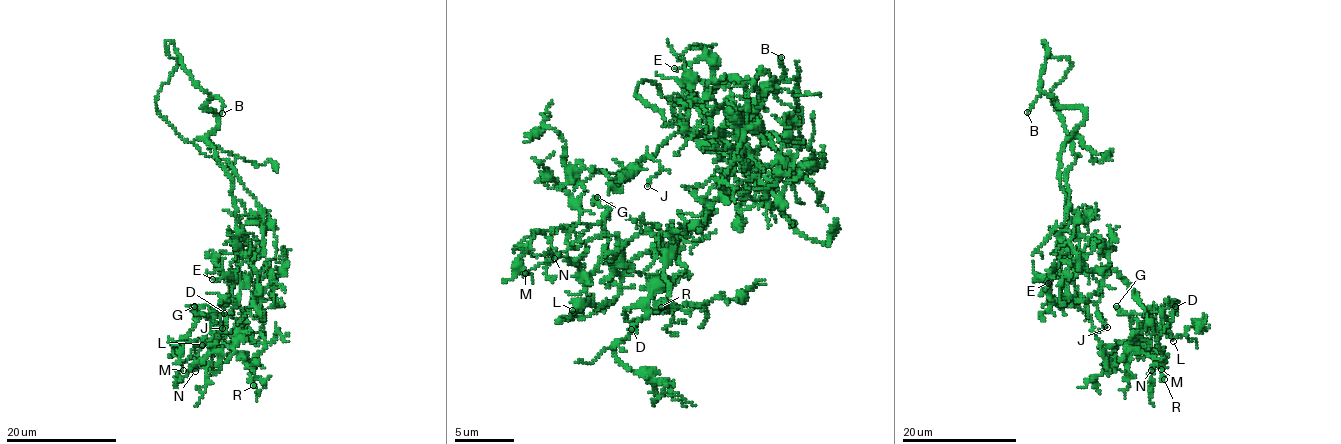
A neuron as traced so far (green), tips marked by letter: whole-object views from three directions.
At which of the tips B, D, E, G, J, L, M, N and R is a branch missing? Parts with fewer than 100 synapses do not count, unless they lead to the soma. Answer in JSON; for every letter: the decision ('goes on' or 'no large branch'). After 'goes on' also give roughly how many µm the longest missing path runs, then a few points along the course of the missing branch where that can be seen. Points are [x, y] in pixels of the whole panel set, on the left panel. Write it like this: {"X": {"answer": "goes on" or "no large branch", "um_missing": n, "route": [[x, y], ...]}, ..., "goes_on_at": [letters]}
{"B": {"answer": "goes on", "um_missing": 60, "route": [[222, 113], [226, 126], [219, 164], [236, 229], [233, 272], [244, 292], [248, 321], [252, 325], [246, 334]]}, "D": {"answer": "no large branch"}, "E": {"answer": "no large branch"}, "G": {"answer": "no large branch"}, "J": {"answer": "no large branch"}, "L": {"answer": "no large branch"}, "M": {"answer": "no large branch"}, "N": {"answer": "no large branch"}, "R": {"answer": "no large branch"}, "goes_on_at": ["B"]}

